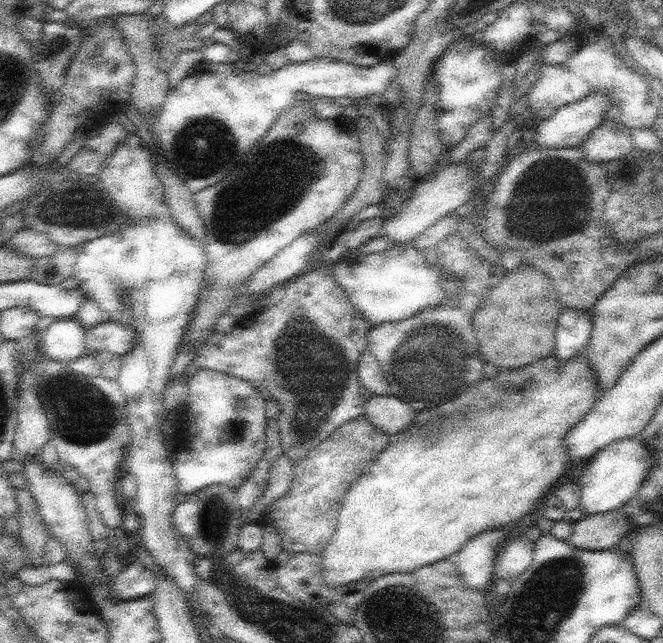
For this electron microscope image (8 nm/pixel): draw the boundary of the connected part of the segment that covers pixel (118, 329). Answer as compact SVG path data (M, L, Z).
M106 321L85 332L86 355L96 358L98 354L108 353L124 355L134 346L137 332L133 326L114 321Z

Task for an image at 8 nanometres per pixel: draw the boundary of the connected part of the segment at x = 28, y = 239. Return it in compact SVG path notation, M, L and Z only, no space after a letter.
M23 228L16 232L11 242L6 242L5 246L21 250L24 254L35 259L50 256L60 247L50 240L45 232L36 232L31 228Z

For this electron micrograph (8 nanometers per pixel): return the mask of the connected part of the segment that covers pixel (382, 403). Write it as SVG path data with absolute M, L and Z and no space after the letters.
M388 394L373 395L363 408L363 415L391 437L406 430L414 422L416 413L411 404Z

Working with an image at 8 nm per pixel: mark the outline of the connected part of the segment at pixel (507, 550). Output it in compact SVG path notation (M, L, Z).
M526 534L510 541L498 555L496 562L496 576L504 578L512 583L522 575L532 563L534 556L533 540L528 539Z

